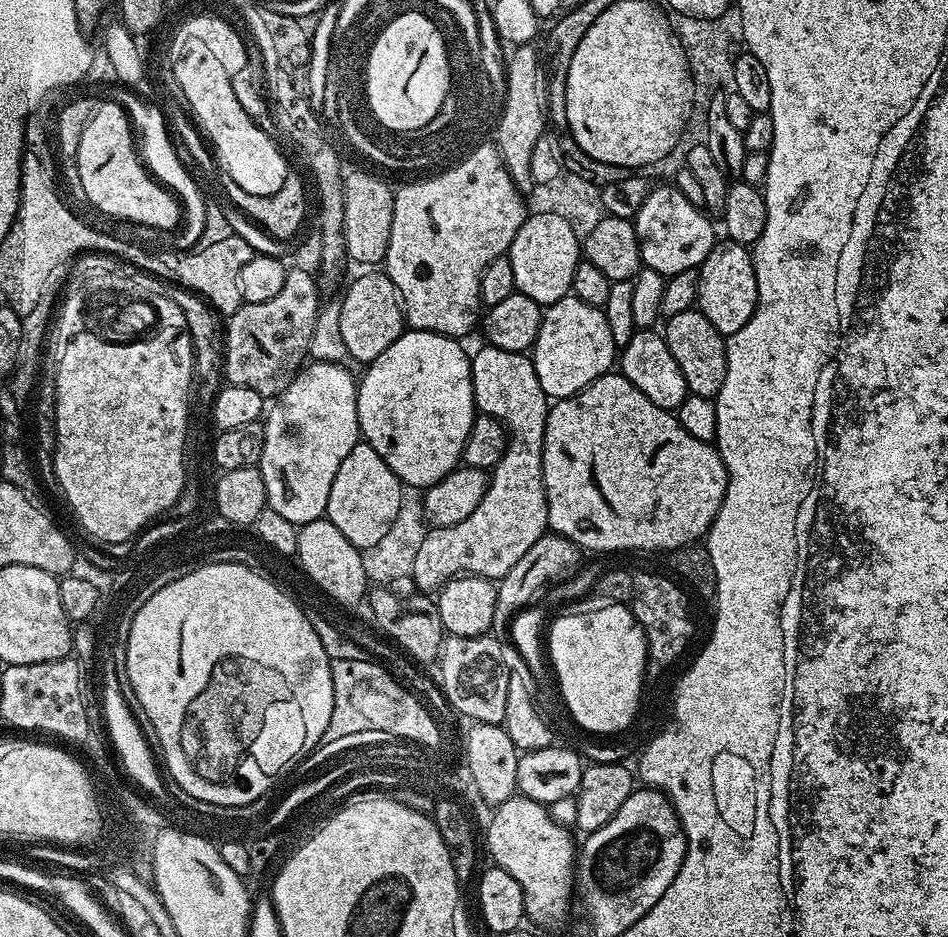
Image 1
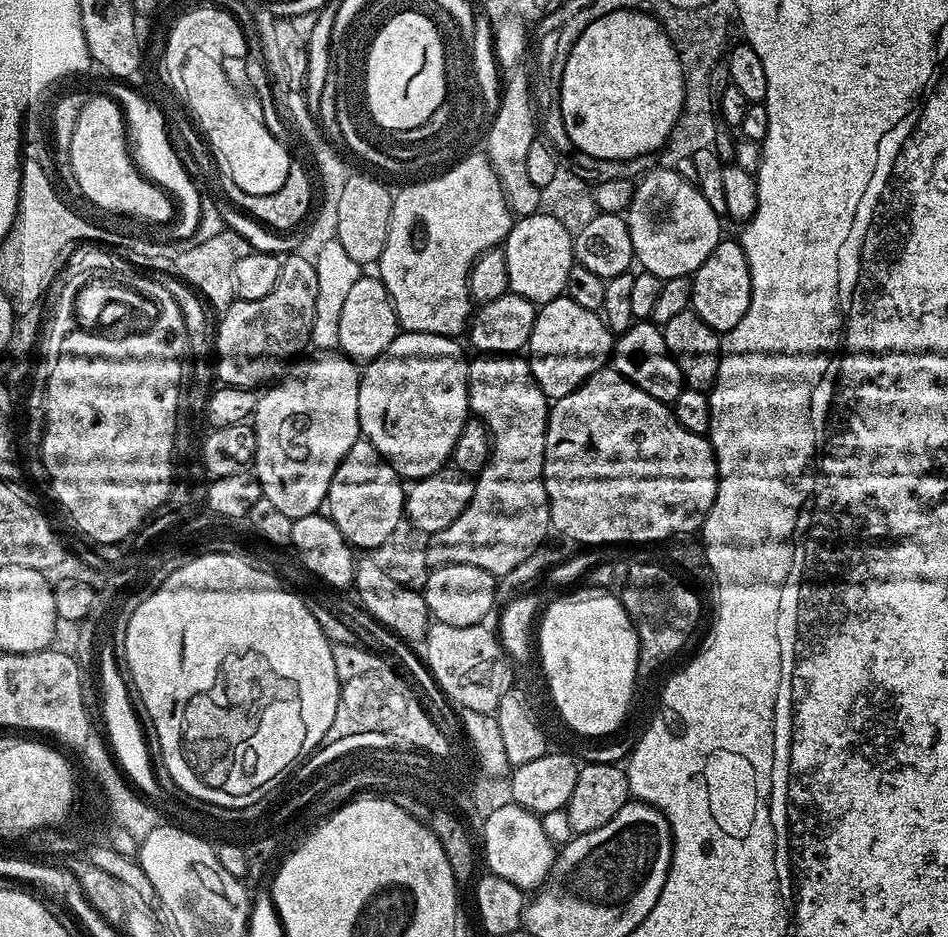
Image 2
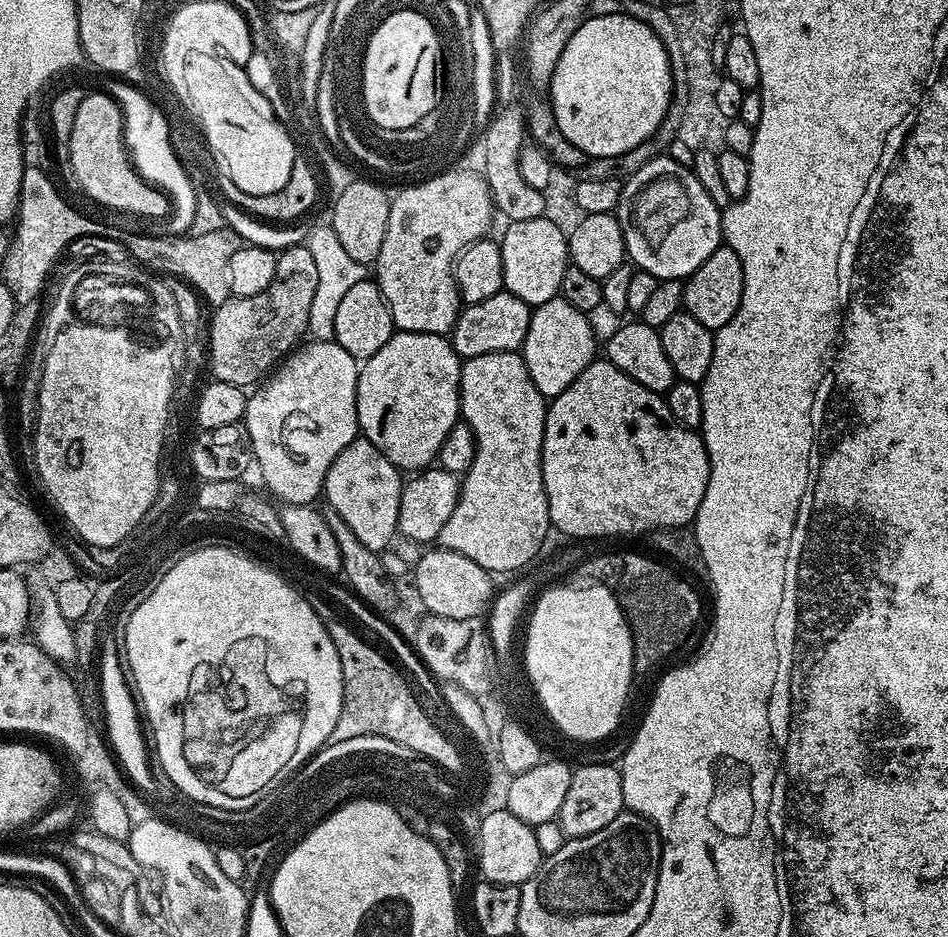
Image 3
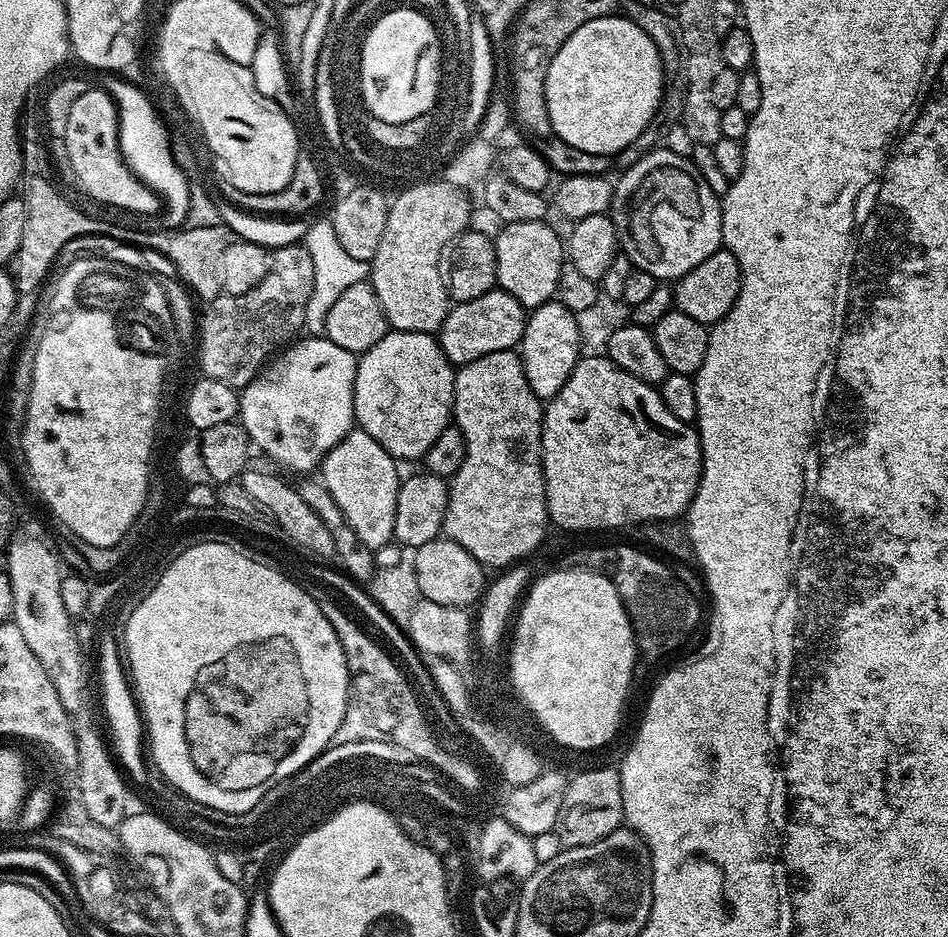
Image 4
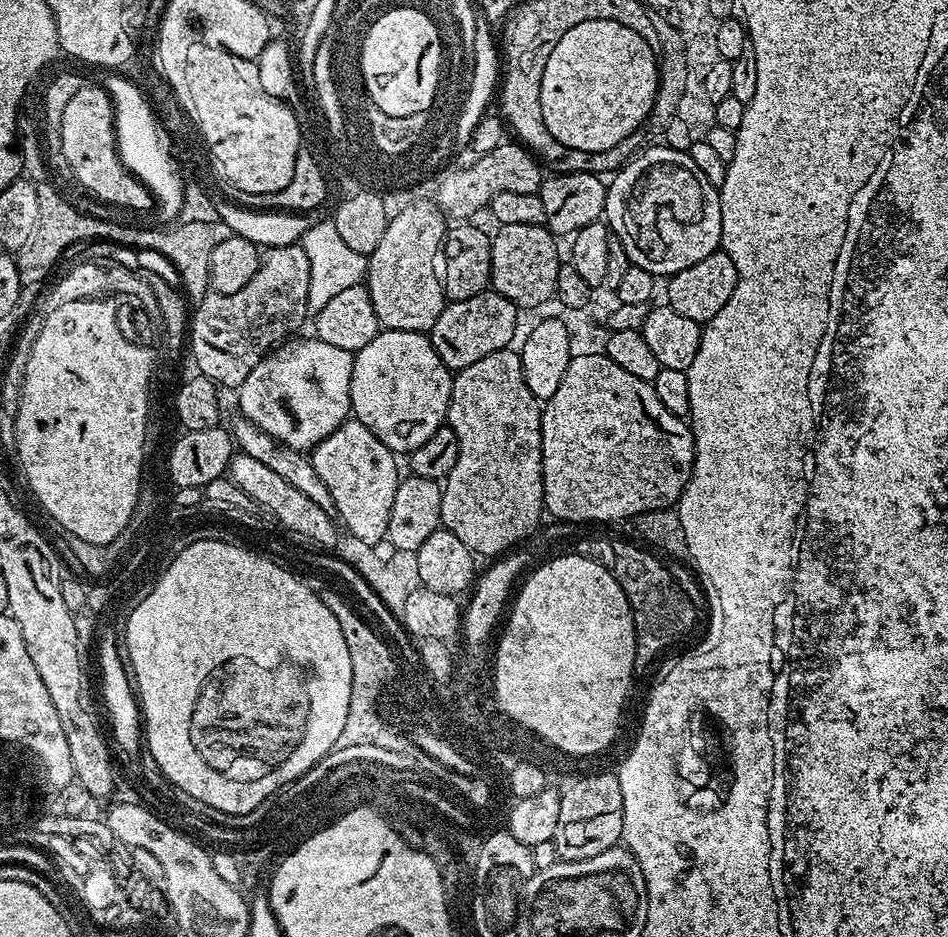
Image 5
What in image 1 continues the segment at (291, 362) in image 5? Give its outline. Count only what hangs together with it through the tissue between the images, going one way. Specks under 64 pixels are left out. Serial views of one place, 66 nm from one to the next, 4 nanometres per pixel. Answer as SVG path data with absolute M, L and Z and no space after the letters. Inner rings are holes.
M311 361L307 363L300 372L297 373L295 379L292 380L290 386L275 399L275 404L269 407L267 414L264 418L264 440L263 440L263 452L262 458L258 465L260 473L263 476L263 484L266 486L267 498L269 507L277 510L278 514L282 518L286 518L291 524L297 526L302 524L309 524L311 521L319 520L327 511L330 486L333 485L334 475L338 472L338 467L342 464L342 459L346 458L350 450L353 449L356 443L360 440L360 423L357 420L357 400L356 400L356 389L357 383L355 377L351 376L348 372L348 368L345 365L334 364L334 363L322 363L320 361Z

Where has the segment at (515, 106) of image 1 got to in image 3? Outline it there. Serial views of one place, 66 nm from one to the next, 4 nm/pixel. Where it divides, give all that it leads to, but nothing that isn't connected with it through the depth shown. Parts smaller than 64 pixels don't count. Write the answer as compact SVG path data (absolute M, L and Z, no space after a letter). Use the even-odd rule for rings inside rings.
M508 108L497 120L487 121L482 132L484 138L484 168L482 175L492 195L492 207L497 213L505 216L508 222L530 222L530 218L538 218L544 214L544 194L541 189L534 186L526 186L526 178L520 173L520 151L526 147L526 121L525 113L516 108Z

